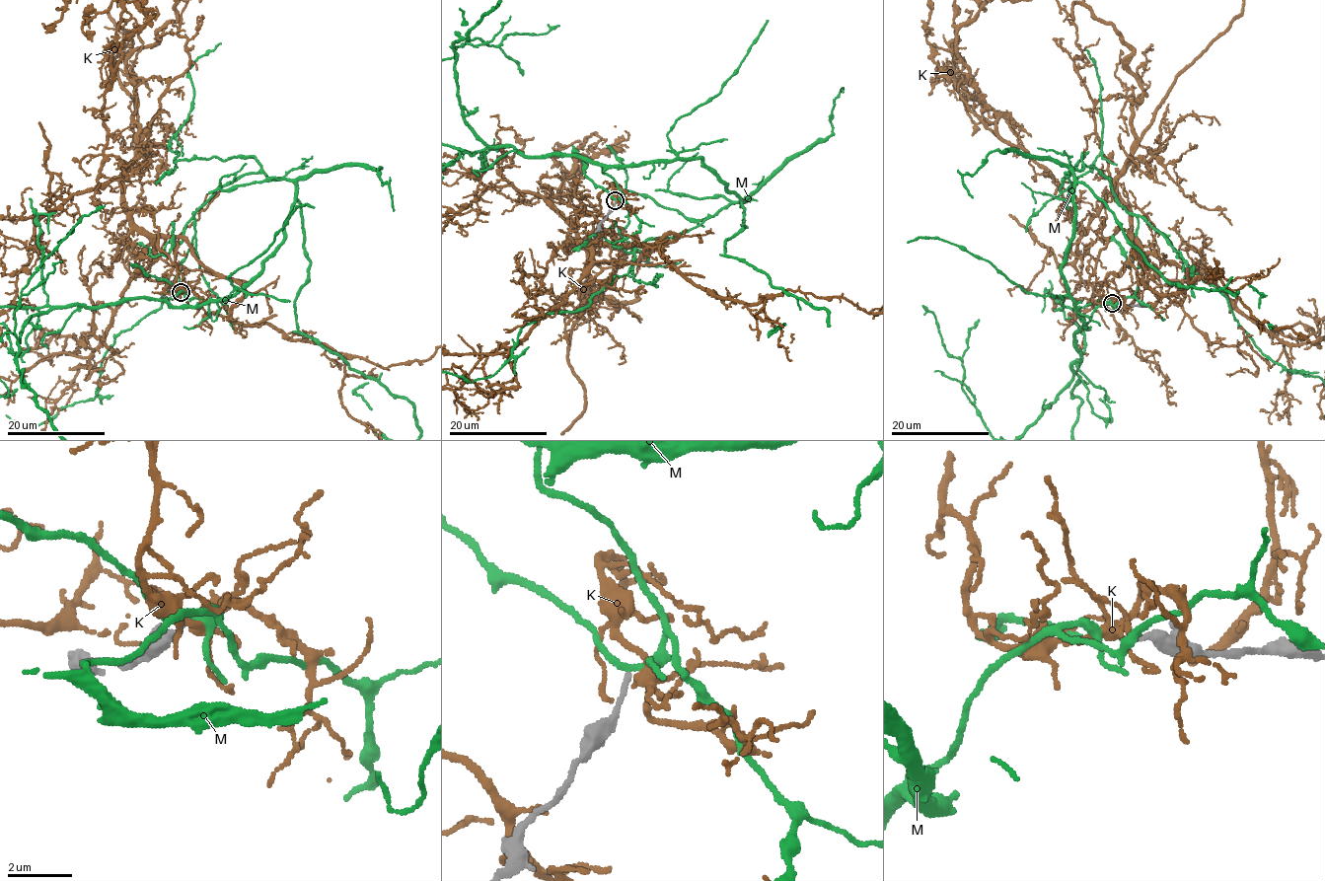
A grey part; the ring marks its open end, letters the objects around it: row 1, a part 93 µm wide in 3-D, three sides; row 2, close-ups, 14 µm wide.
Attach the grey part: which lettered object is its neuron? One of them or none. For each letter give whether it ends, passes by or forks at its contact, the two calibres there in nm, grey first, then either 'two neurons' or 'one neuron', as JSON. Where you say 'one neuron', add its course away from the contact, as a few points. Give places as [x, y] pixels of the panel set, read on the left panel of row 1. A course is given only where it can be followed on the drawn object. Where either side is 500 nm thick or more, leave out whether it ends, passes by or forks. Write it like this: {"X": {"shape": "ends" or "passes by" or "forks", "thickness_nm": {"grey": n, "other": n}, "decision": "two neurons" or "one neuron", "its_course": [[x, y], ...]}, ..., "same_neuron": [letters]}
{"K": {"shape": "forks", "thickness_nm": {"grey": 160, "other": 240}, "decision": "two neurons"}, "M": {"shape": "forks", "thickness_nm": {"grey": 150, "other": 180}, "decision": "one neuron"}, "same_neuron": ["M"]}

